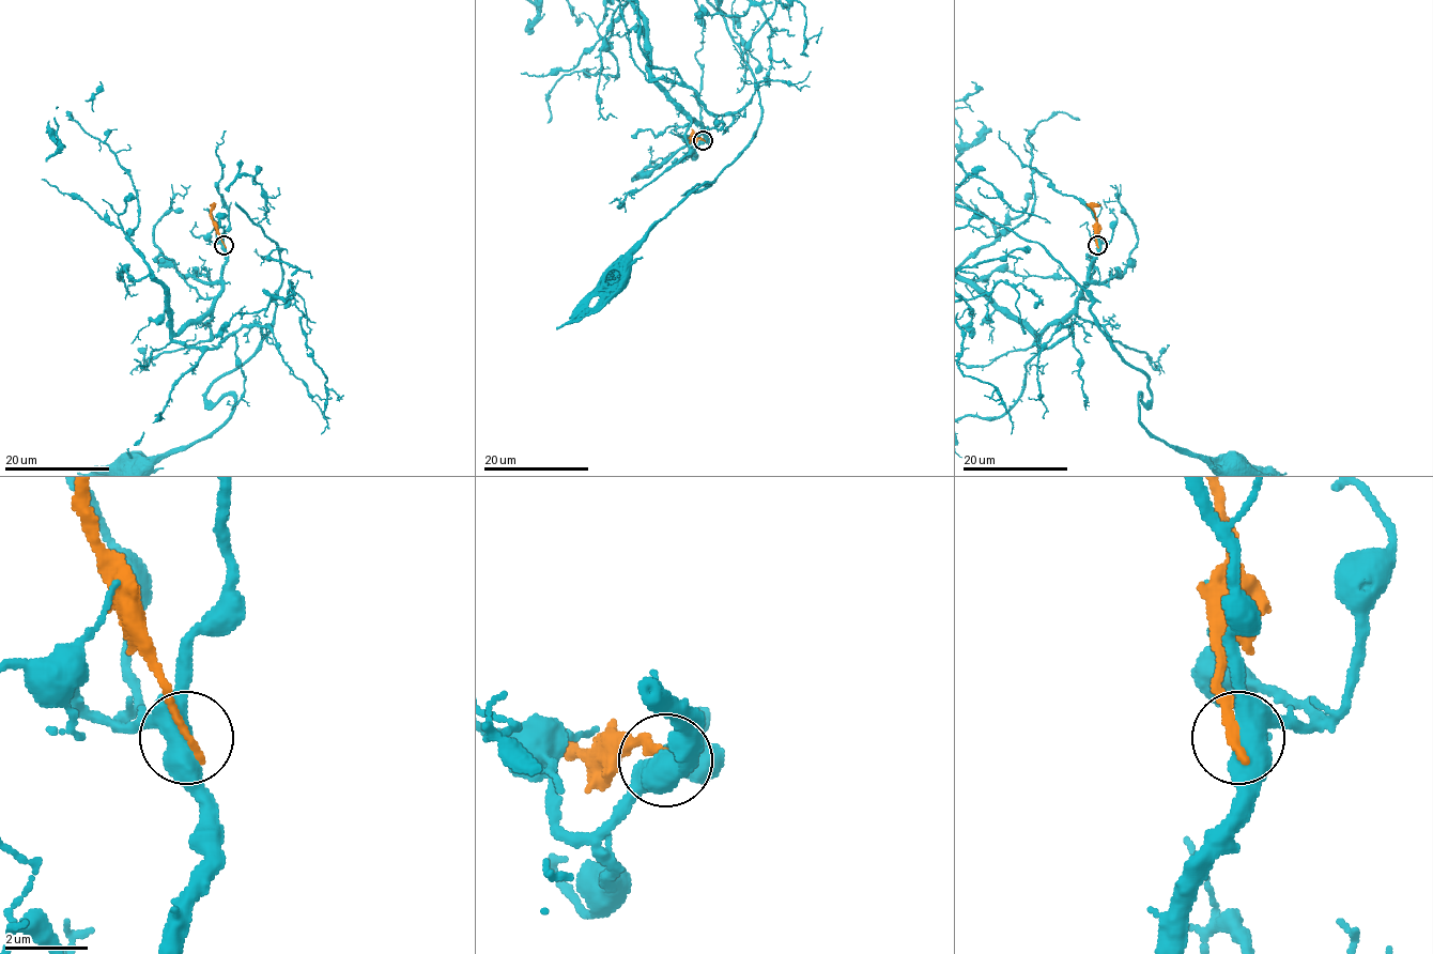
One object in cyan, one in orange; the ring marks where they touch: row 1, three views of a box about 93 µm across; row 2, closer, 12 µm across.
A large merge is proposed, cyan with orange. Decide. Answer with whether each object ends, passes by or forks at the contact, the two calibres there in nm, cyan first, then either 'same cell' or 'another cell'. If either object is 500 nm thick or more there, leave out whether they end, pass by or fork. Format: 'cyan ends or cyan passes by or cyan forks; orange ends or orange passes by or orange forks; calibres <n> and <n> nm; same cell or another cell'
cyan forks; orange ends; calibres 440 and 240 nm; another cell

